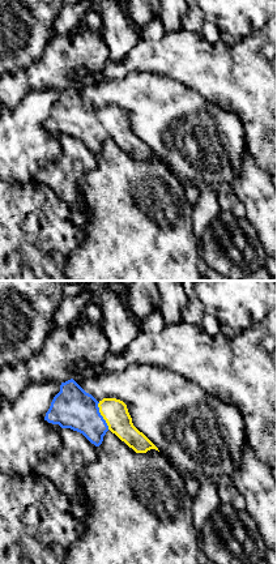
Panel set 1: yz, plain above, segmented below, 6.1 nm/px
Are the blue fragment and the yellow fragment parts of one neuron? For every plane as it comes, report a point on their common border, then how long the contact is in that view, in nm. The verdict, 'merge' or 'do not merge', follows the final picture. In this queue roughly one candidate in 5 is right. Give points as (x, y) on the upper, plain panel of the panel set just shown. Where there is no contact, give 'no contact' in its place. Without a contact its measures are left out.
meets blue at (101, 123); contact 180 nm long

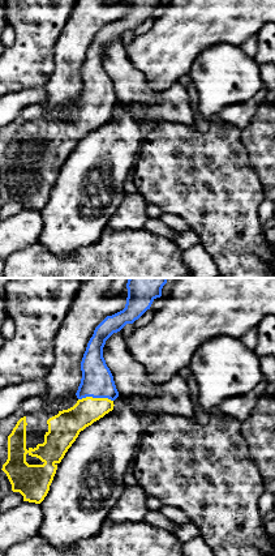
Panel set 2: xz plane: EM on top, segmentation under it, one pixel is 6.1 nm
meets blue at (95, 105); contact 220 nm long

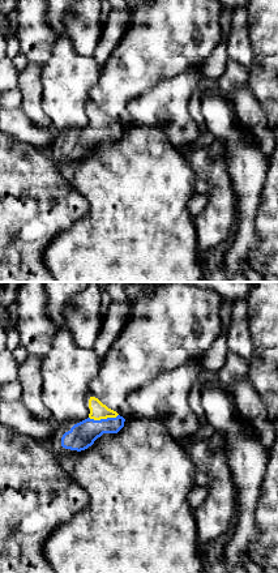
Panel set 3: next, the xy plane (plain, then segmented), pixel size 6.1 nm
meets blue at (103, 127); contact 190 nm long

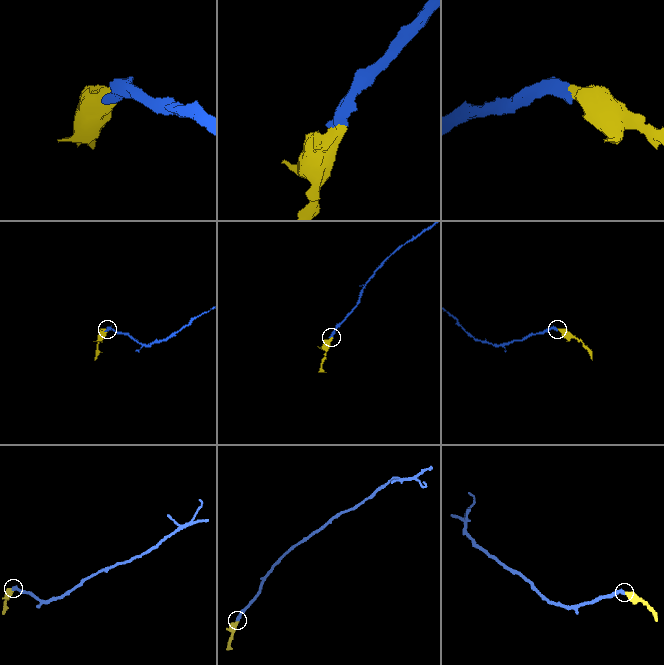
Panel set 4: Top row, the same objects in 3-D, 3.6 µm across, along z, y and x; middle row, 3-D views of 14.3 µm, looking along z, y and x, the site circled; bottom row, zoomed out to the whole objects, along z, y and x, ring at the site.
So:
merge

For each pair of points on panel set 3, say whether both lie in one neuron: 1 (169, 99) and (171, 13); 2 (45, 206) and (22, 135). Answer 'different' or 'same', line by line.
1: different
2: different

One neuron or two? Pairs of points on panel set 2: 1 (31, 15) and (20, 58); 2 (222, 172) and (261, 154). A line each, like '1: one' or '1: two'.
1: one
2: two

